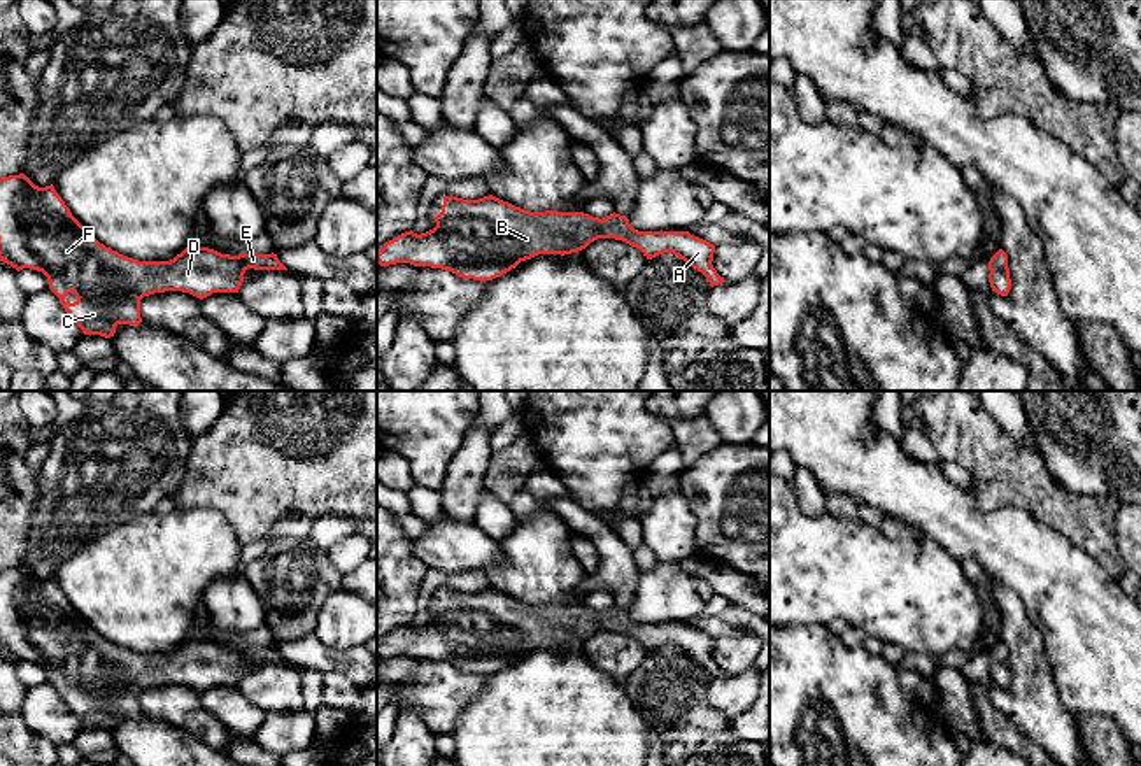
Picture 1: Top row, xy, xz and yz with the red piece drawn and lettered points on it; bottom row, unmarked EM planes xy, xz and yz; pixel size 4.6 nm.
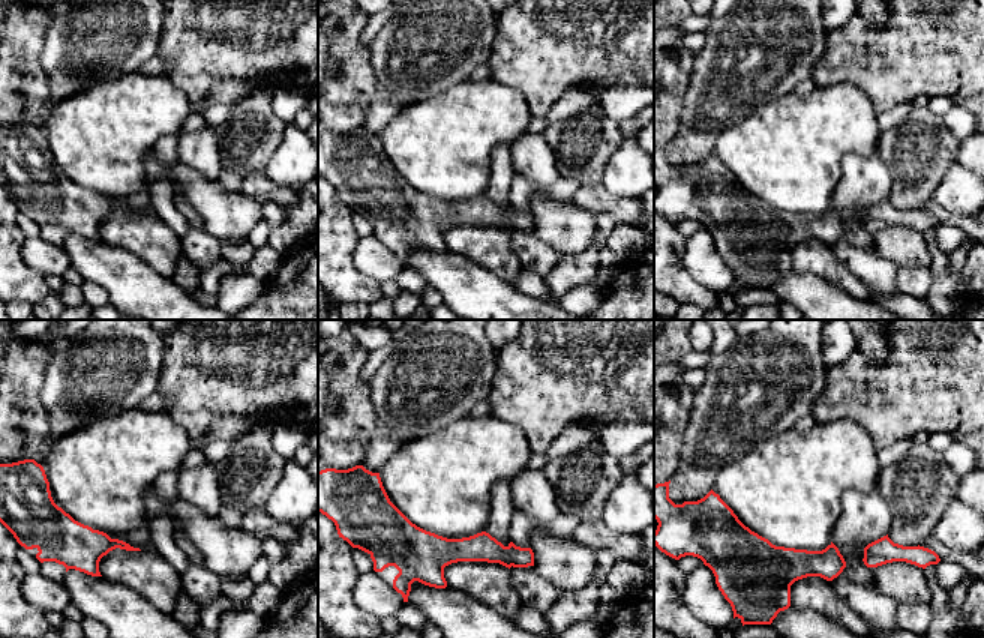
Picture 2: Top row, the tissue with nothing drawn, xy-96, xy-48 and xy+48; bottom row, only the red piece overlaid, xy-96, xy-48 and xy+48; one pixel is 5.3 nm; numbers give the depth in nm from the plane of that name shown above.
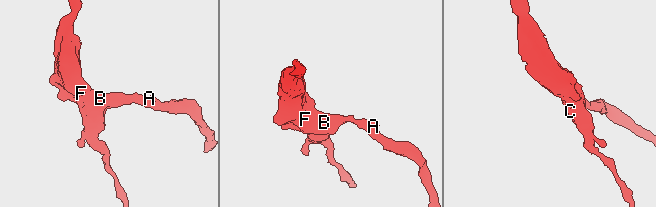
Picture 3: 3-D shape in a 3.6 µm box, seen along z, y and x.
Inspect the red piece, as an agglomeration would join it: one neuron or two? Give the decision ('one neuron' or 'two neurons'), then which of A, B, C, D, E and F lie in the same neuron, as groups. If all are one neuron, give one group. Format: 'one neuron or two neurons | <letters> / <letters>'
one neuron | A B C D E F

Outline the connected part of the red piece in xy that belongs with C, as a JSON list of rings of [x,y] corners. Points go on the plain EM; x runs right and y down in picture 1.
[[[25,566],[0,570],[0,654],[18,664],[23,661],[42,664],[49,682],[60,691],[65,705],[75,713],[84,727],[114,729],[117,717],[138,719],[140,692],[165,684],[189,685],[200,692],[212,685],[238,685],[244,666],[254,663],[287,663],[277,647],[221,647],[209,640],[186,640],[170,654],[138,654],[100,636],[70,605],[54,578],[39,580]]]

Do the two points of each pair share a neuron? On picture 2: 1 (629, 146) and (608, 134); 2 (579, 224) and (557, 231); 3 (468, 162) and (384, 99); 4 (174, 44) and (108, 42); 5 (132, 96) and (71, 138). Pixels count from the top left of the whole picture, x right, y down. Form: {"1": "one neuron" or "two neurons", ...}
{"1": "two neurons", "2": "one neuron", "3": "two neurons", "4": "two neurons", "5": "one neuron"}

